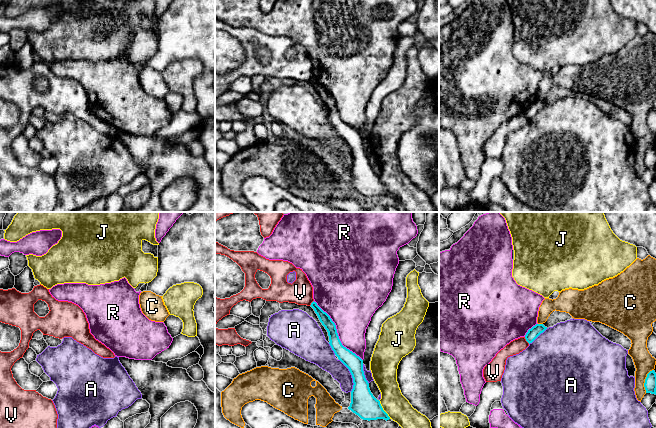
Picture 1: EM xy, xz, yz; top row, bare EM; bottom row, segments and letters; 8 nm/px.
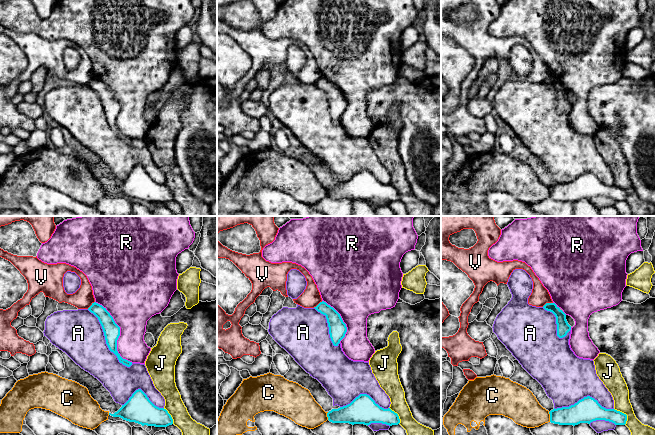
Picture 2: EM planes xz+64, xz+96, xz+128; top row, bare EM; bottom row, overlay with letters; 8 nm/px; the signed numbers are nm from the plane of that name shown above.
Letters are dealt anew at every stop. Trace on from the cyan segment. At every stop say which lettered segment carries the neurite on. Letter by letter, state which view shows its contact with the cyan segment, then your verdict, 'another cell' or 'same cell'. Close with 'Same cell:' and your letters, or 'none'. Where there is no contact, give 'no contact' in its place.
A: xz | another cell
C: yz | another cell
J: xz | another cell
R: xz | another cell
V: yz | another cell
Same cell: none

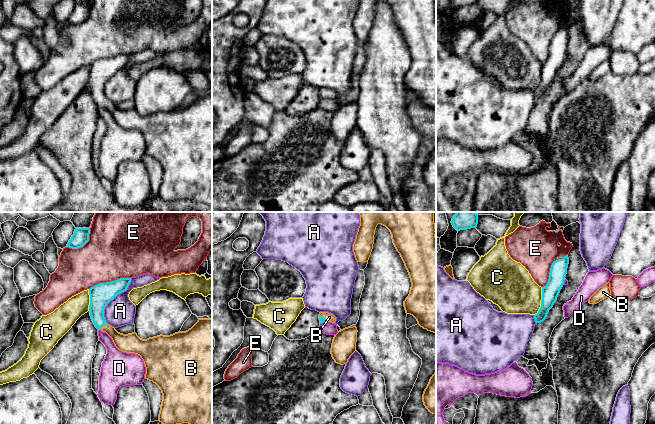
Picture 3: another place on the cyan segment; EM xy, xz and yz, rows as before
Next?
A: xy | another cell
B: xy | same cell
C: yz | another cell
D: xz | another cell
E: xy | another cell
Same cell: B

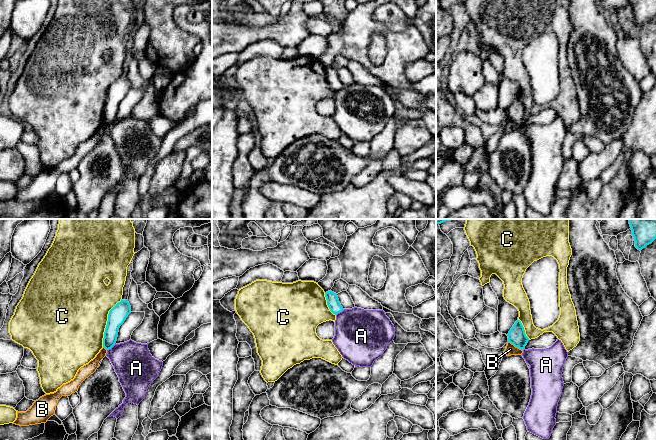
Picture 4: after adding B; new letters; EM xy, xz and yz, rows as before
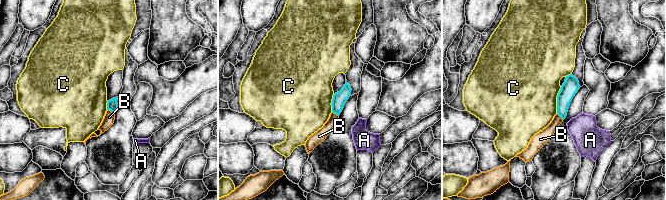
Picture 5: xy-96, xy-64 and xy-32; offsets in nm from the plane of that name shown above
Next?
A: xy | another cell
B: yz | another cell
C: xy | another cell
Same cell: none

